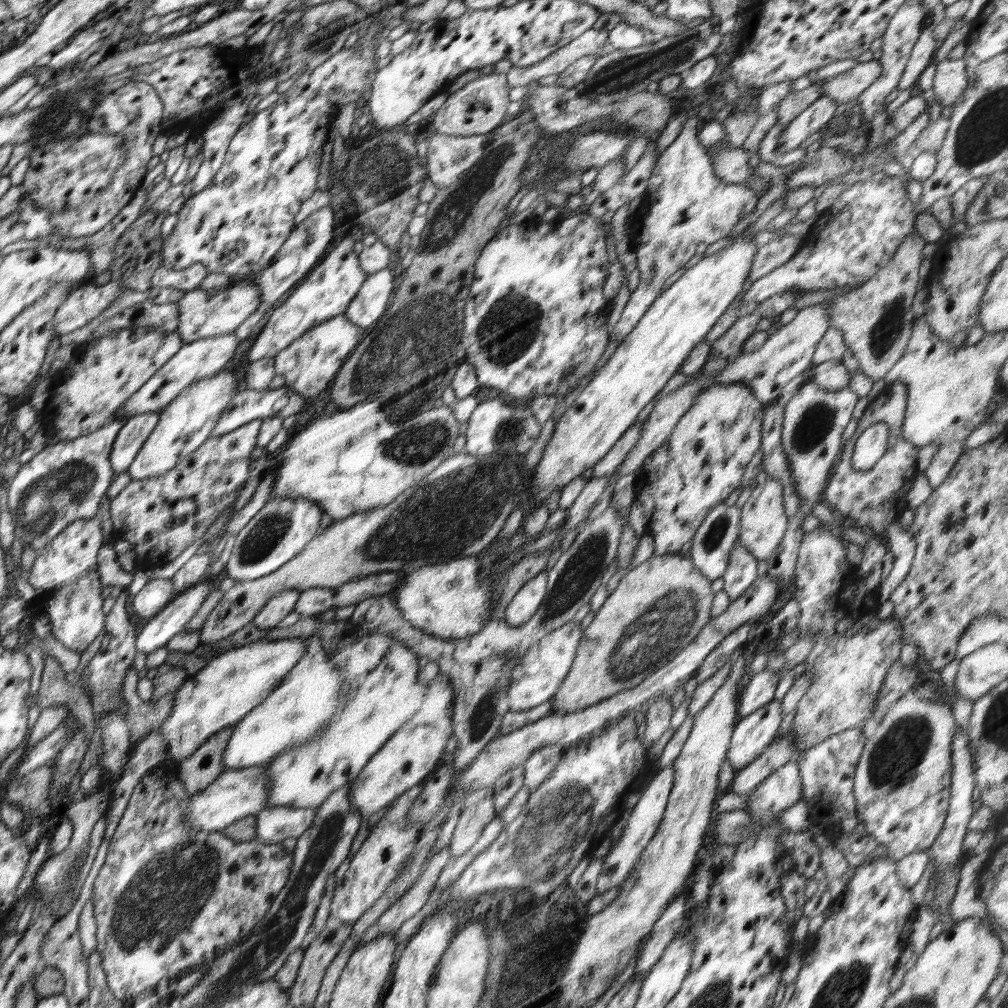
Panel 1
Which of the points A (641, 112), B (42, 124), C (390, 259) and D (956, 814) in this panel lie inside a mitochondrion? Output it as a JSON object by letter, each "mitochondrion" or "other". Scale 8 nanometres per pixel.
{"A":"mitochondrion","B":"mitochondrion","C":"other","D":"other"}

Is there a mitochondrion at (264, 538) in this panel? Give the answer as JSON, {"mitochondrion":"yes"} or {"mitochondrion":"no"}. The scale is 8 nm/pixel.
{"mitochondrion":"yes"}

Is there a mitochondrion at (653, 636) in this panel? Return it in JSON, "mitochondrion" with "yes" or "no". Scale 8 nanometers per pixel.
{"mitochondrion":"yes"}

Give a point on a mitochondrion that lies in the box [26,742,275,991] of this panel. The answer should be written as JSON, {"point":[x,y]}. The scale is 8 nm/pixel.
{"point":[165,895]}

